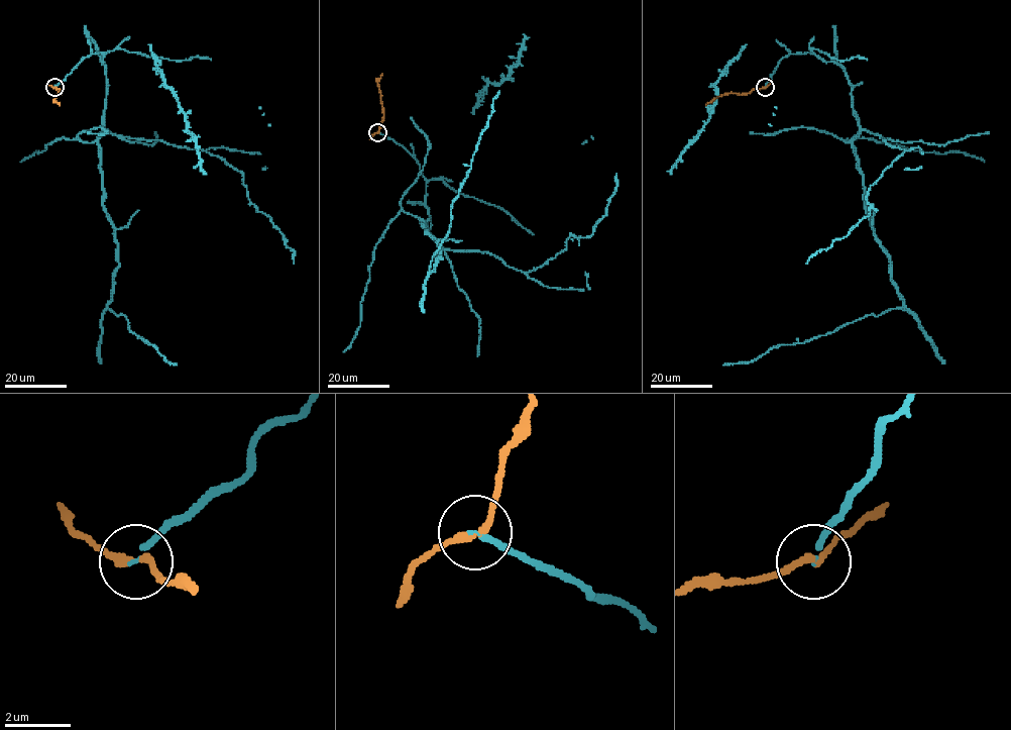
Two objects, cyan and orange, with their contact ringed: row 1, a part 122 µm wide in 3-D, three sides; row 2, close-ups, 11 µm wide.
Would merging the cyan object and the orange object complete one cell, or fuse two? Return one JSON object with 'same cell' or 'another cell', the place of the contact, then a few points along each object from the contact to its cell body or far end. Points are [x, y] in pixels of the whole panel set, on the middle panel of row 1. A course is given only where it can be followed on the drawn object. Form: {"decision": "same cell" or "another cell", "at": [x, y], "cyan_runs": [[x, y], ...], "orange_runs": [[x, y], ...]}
{"decision": "another cell", "at": [377, 132], "cyan_runs": [[377, 132], [403, 146], [426, 181], [429, 219], [425, 226], [421, 220], [442, 257], [429, 273], [499, 91]], "orange_runs": [[377, 132], [383, 114], [377, 84], [381, 73]]}

